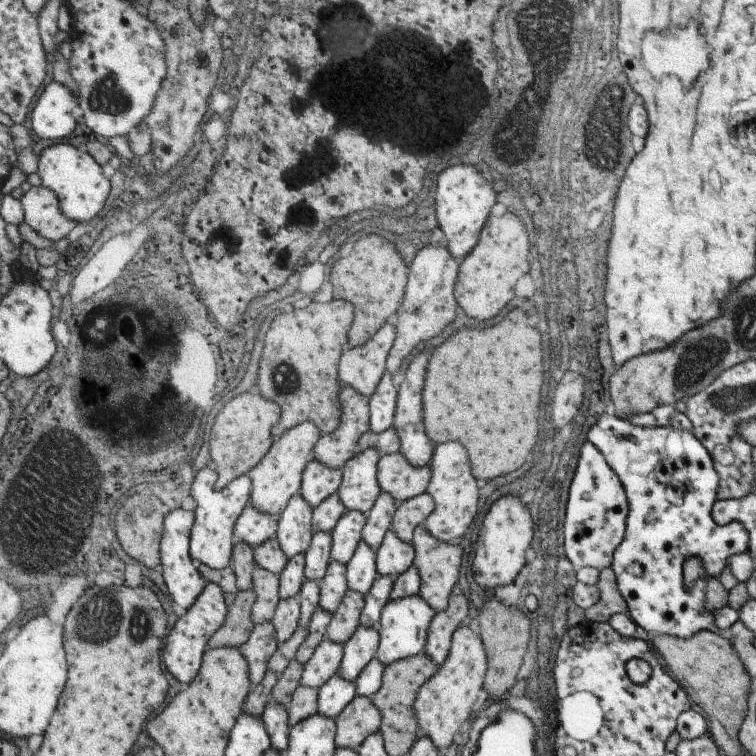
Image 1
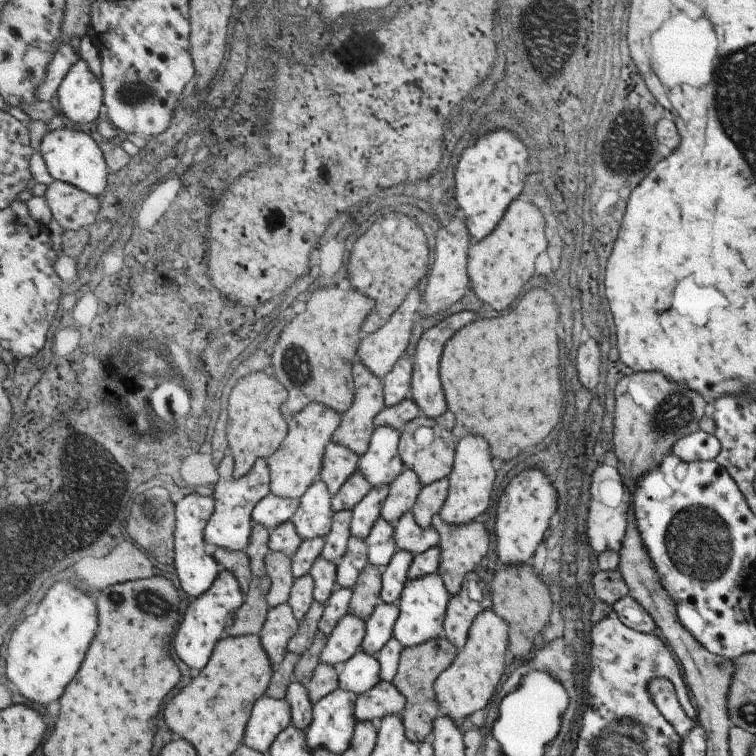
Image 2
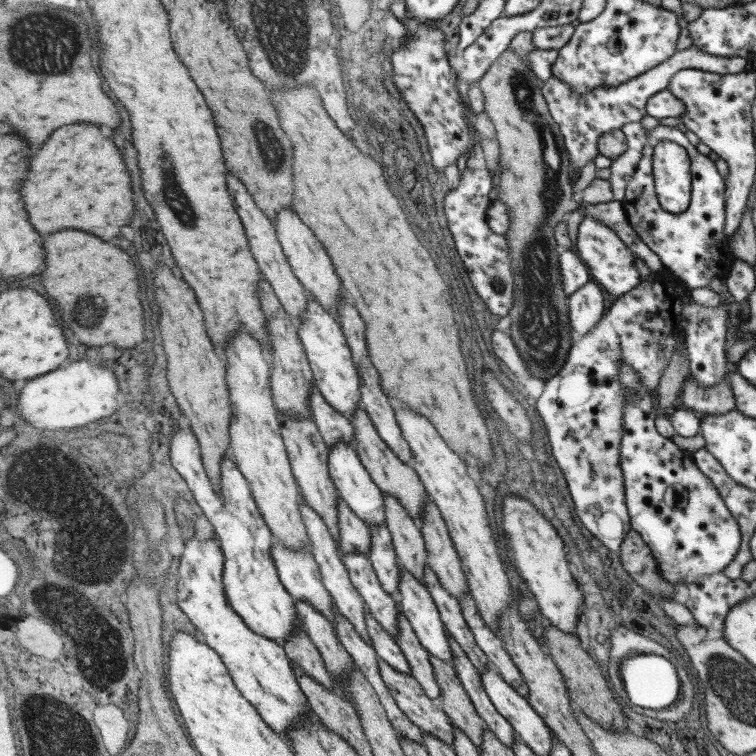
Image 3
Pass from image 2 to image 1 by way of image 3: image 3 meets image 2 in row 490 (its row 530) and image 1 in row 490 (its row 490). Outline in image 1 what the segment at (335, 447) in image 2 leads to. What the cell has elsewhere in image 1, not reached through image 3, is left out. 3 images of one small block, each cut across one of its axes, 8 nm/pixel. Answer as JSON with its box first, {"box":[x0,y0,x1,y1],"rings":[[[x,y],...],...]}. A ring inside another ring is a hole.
{"box":[301,460,345,508],"rings":[[[311,460],[311,464],[307,466],[307,472],[303,476],[301,494],[313,508],[317,508],[325,500],[329,500],[335,492],[341,490],[343,476],[345,476],[345,470],[337,470],[337,468],[325,466],[319,460]]]}

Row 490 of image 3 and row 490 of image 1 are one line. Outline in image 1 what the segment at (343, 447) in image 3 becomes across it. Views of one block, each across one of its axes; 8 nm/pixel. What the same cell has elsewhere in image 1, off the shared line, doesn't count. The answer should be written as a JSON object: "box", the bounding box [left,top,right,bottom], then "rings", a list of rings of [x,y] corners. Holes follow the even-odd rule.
{"box":[339,448,383,514],"rings":[[[369,448],[359,456],[351,458],[351,462],[347,462],[347,466],[343,468],[345,476],[339,496],[349,508],[349,512],[357,510],[363,514],[371,514],[371,508],[375,506],[377,498],[383,494],[377,478],[379,472],[377,468],[381,458],[383,456],[377,448]]]}

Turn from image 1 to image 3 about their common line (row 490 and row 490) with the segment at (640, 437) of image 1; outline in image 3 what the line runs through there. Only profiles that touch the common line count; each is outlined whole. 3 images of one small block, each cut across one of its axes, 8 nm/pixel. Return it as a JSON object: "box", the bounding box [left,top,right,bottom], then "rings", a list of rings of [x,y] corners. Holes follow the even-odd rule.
{"box":[619,362,741,584],"rings":[[[625,362],[619,368],[619,382],[625,390],[621,396],[627,396],[621,420],[619,460],[625,484],[623,502],[631,530],[641,534],[655,558],[659,576],[667,584],[693,584],[691,580],[723,574],[725,566],[735,560],[741,544],[737,520],[723,506],[713,482],[695,468],[693,454],[679,450],[671,440],[657,434],[657,400],[641,388],[637,372]]]}

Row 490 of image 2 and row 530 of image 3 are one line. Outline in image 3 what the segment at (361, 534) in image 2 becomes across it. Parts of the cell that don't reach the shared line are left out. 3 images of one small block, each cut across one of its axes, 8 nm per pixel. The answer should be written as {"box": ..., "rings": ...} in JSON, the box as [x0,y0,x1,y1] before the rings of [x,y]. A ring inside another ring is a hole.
{"box":[371,524,399,598],"rings":[[[387,524],[383,526],[371,526],[371,562],[375,566],[375,572],[381,580],[381,586],[397,598],[399,592],[399,562],[395,556],[395,548],[391,542],[391,530]]]}

